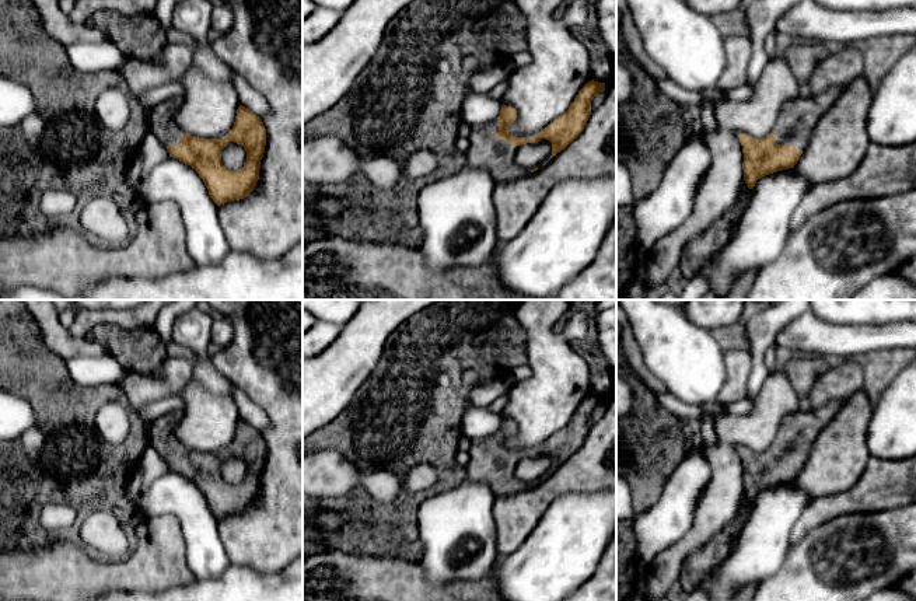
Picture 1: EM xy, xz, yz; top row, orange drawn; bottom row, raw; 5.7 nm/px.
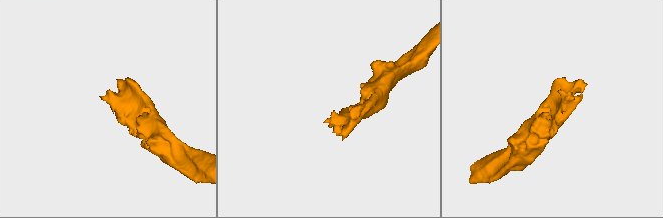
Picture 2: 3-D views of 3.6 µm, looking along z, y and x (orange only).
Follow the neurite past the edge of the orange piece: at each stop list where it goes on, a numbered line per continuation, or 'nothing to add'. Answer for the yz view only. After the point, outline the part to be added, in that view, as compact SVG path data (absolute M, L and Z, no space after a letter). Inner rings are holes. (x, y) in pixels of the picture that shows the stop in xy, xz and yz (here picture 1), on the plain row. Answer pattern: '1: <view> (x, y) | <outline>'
1: yz (797, 432) | M833 401L821 408L797 410L783 417L773 448L777 460L807 461L812 443L821 430L835 417L843 401Z

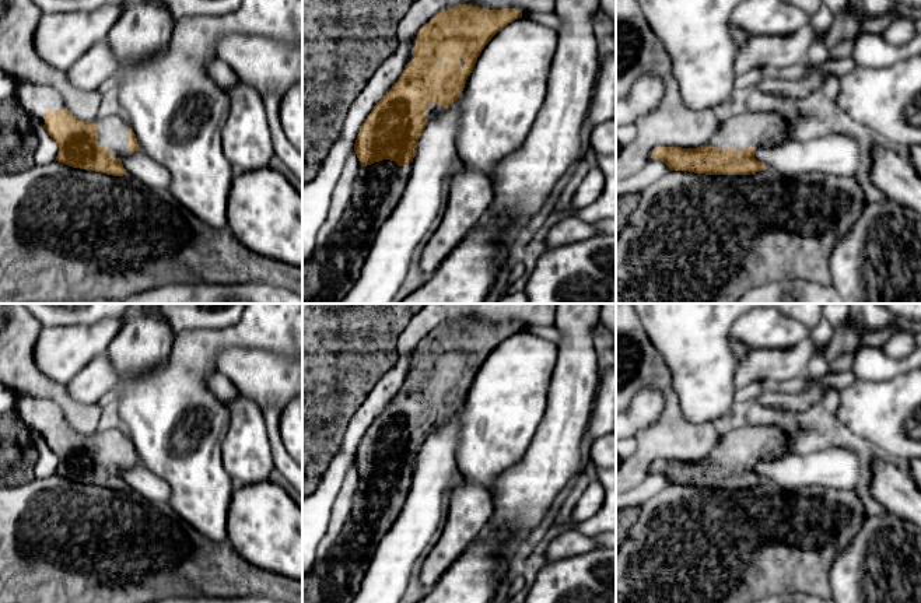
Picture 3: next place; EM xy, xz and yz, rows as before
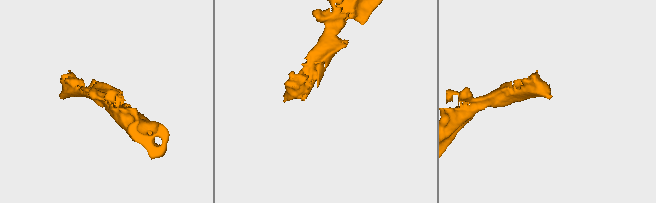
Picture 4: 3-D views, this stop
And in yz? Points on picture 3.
1: yz (757, 442) | M752 425L731 428L719 439L707 459L743 463L781 459L791 448L791 437L784 425Z

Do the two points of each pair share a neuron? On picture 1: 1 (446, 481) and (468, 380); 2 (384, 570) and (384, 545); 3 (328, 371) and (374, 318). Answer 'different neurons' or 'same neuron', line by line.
1: same neuron
2: different neurons
3: same neuron

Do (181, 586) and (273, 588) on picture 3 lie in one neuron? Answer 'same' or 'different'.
same

